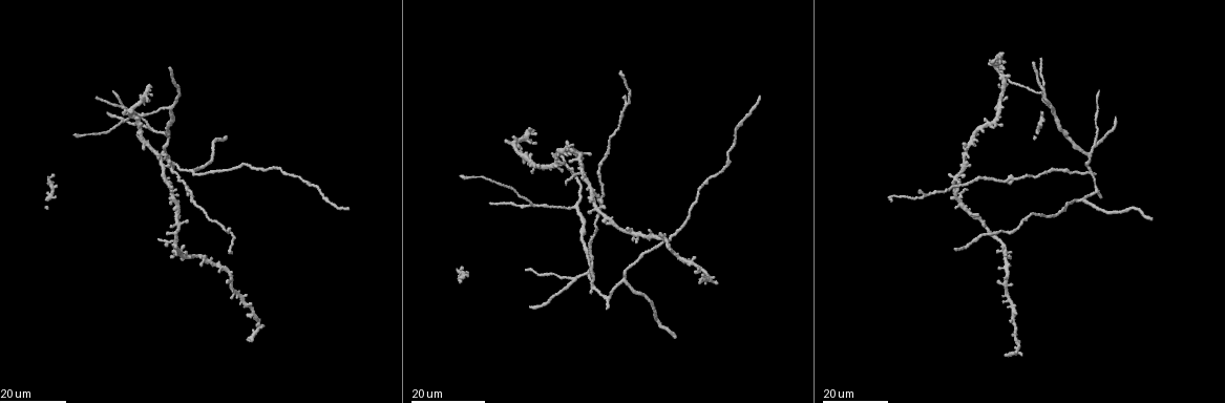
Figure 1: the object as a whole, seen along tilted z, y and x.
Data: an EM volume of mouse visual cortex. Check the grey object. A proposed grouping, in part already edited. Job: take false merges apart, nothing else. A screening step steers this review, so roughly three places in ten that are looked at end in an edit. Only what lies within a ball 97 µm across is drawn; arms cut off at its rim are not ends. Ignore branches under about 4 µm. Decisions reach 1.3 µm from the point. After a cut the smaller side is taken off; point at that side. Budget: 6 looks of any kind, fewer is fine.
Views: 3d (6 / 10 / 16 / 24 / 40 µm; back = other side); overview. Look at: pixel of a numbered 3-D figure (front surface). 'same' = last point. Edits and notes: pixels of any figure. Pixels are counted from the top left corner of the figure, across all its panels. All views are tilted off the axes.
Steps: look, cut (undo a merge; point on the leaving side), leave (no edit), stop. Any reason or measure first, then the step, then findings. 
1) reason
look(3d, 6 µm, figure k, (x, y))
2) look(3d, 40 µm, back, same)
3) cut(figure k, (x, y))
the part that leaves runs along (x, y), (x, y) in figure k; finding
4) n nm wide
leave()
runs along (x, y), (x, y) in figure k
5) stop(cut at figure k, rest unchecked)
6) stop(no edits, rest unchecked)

side arm on a straight run
look(3d, 24 µm, figure 1, (1094, 142))

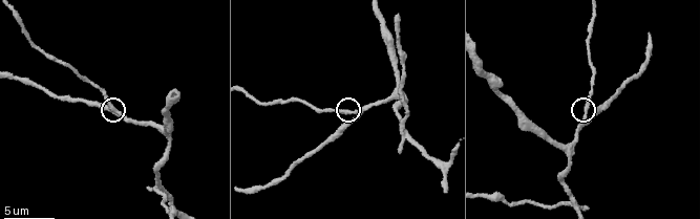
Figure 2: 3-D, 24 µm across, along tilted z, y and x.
look(3d, 6 µm, figure 2, (584, 116))

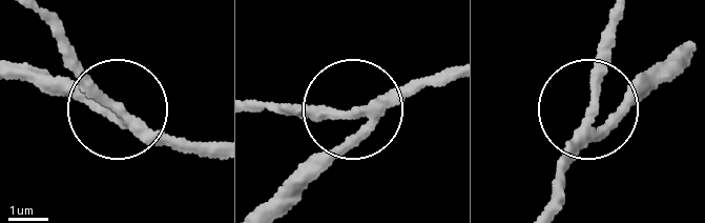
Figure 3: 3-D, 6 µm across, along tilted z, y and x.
3 arms
leave()
all the same neuron

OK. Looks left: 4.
three arms meet
look(3d, 16 µm, figure 1, (621, 281))

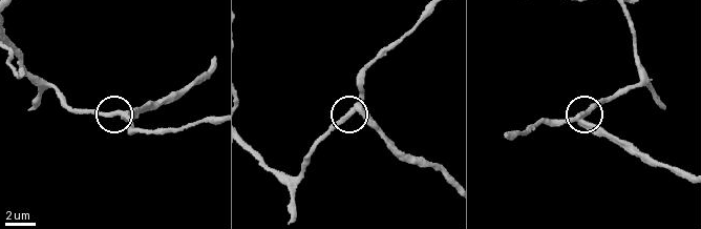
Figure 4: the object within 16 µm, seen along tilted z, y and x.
look(3d, 6 µm, figure 4, (127, 114))

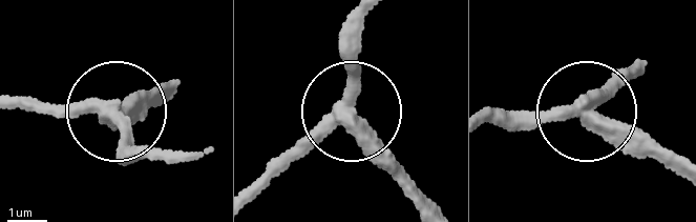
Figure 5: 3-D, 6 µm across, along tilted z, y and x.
side arm 27 µm
cut(figure 5, (146, 110))
the part that leaves runs along (593, 115), (621, 118), (680, 156) in figure 5; a second neuron is stuck on

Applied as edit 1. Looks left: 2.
stop(cut at figure 5, rest unchecked)

